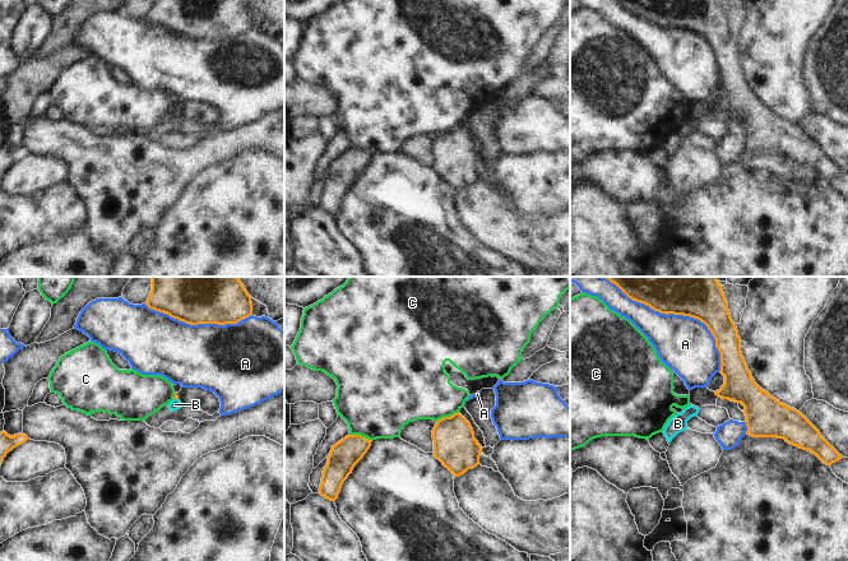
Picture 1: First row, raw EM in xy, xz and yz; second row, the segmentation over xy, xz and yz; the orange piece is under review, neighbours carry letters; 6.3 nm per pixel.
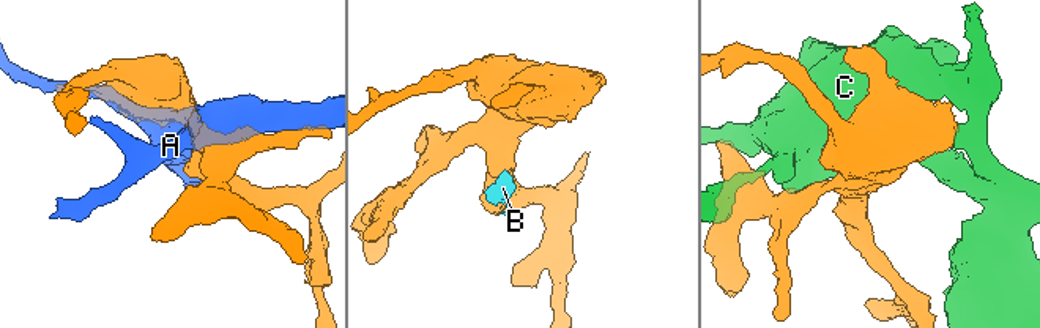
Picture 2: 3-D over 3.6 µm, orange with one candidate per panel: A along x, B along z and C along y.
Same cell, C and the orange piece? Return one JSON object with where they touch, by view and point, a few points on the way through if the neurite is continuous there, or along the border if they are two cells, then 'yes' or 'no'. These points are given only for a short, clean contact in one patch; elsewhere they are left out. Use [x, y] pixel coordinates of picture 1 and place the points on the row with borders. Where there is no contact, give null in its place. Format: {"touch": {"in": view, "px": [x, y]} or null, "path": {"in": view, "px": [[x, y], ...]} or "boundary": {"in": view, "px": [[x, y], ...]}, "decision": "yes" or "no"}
{"touch": {"in": "xz", "px": [446, 417]}, "decision": "no"}

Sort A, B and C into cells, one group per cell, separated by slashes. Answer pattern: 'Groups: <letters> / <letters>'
Groups: A / B / C

